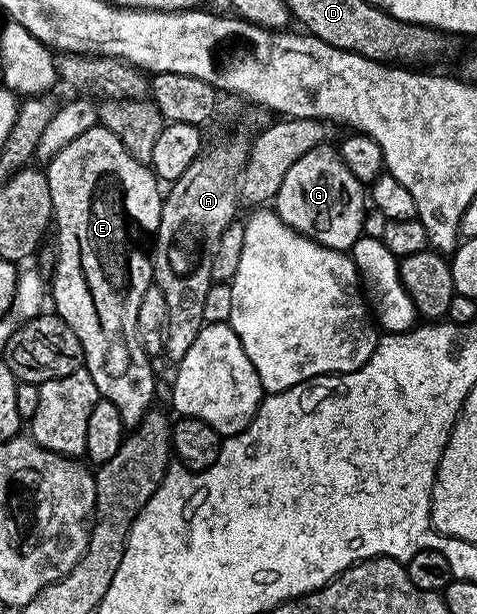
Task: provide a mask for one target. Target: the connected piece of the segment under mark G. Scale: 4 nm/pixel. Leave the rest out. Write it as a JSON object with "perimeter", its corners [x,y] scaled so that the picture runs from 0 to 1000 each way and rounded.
{"perimeter":[[[681,233],[646,244],[646,251],[637,251],[637,257],[629,257],[629,264],[621,264],[604,283],[595,283],[595,296],[579,321],[583,353],[633,384],[706,410],[725,410],[744,396],[738,422],[751,435],[759,474],[790,533],[809,544],[857,541],[881,513],[841,458],[836,419],[826,417],[790,383],[759,384],[751,391],[759,363],[767,358],[771,319],[763,301],[717,262],[715,246],[706,239],[692,239],[690,233]]]}

